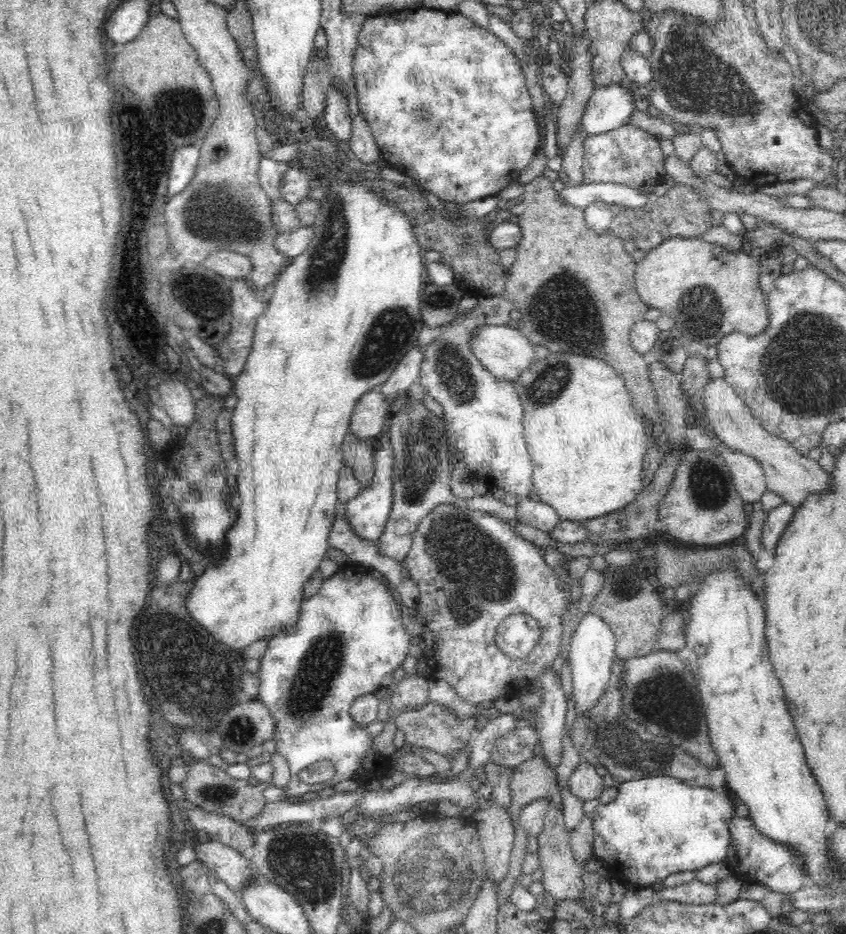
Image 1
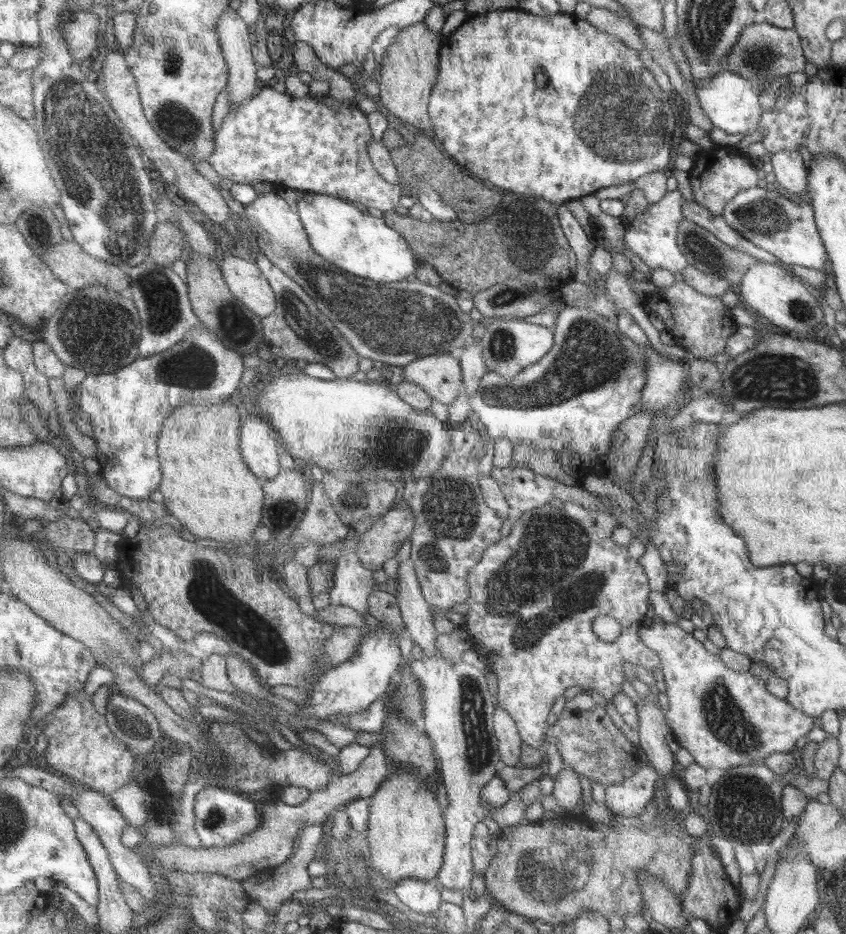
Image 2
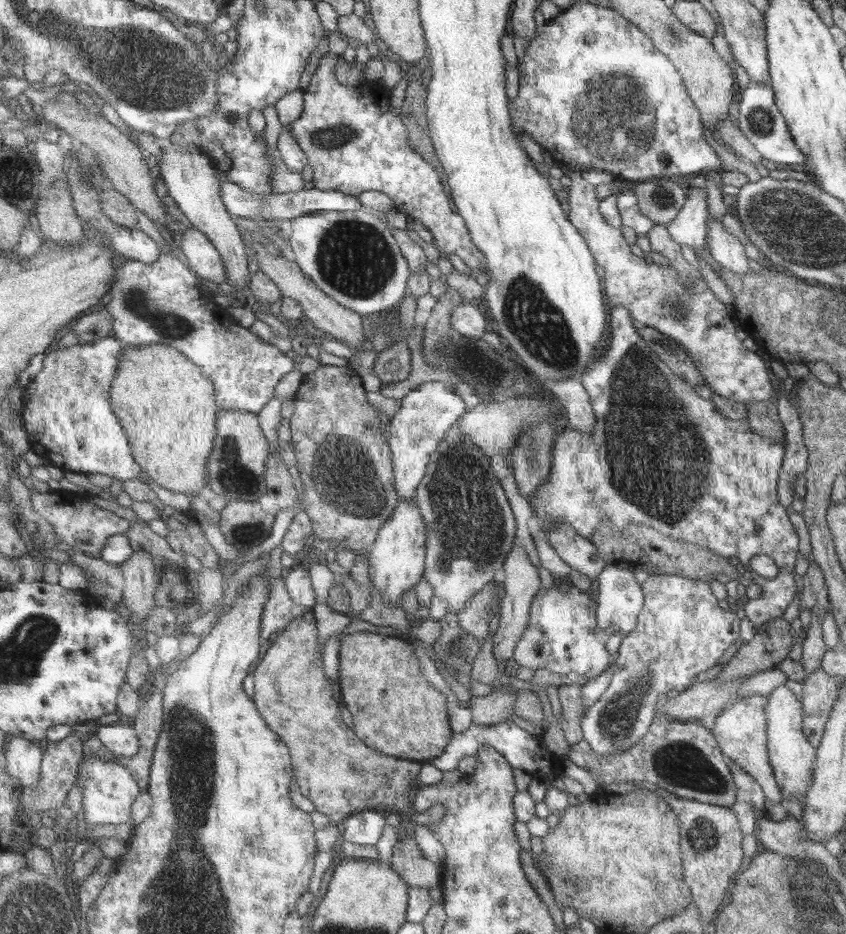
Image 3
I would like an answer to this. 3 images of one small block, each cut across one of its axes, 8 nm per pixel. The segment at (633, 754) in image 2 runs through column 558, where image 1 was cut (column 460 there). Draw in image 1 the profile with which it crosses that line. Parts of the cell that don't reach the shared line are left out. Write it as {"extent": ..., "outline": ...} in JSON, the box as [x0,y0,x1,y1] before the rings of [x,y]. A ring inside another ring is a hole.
{"extent":[396,700,478,756],"outline":[[[430,700],[422,708],[408,710],[408,712],[396,712],[396,726],[398,726],[398,730],[402,730],[406,734],[406,742],[410,746],[414,746],[416,752],[420,752],[420,748],[430,748],[444,756],[448,756],[448,754],[456,756],[466,742],[472,742],[476,722],[478,722],[476,718],[468,718],[468,716],[464,716],[464,718],[460,716],[460,720],[458,720],[454,714],[448,714],[448,710],[444,706],[438,706],[436,702],[430,702]]]}

